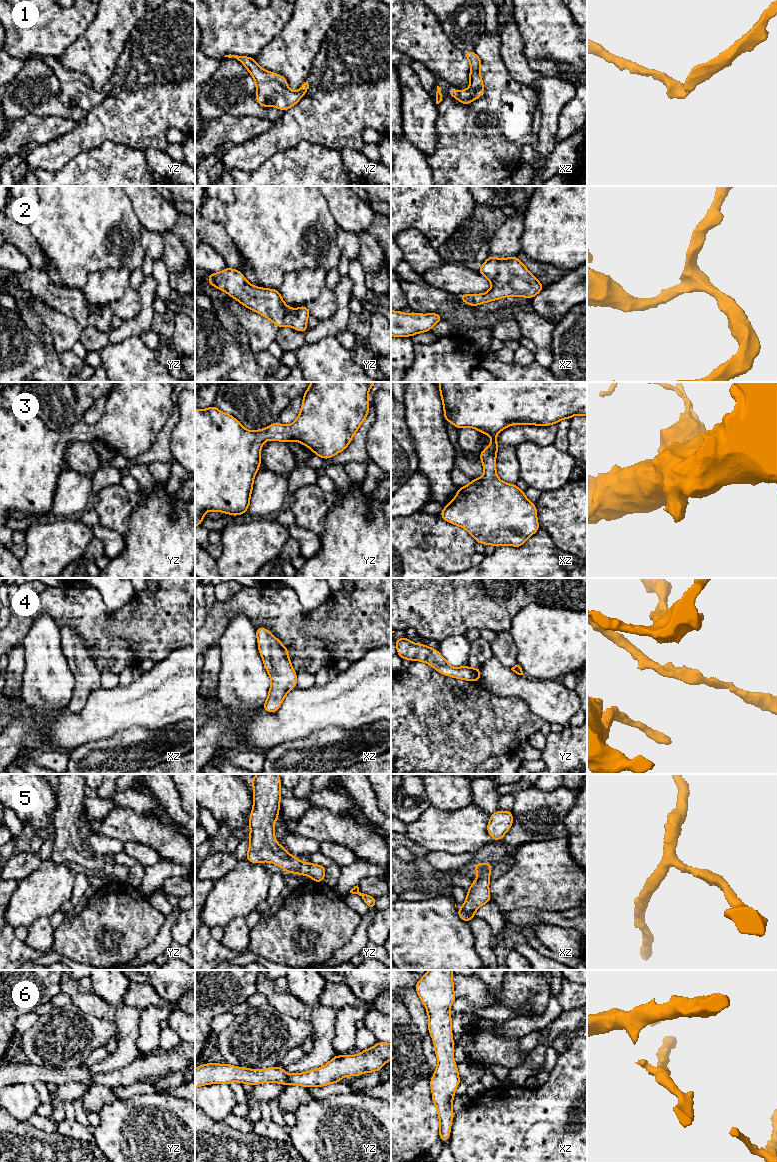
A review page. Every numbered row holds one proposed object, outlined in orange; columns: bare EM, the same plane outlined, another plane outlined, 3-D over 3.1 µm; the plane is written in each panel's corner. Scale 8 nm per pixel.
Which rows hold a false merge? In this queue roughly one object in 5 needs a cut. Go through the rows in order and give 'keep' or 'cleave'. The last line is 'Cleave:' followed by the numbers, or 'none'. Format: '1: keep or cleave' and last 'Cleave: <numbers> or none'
1: keep
2: keep
3: keep
4: keep
5: keep
6: keep
Cleave: none

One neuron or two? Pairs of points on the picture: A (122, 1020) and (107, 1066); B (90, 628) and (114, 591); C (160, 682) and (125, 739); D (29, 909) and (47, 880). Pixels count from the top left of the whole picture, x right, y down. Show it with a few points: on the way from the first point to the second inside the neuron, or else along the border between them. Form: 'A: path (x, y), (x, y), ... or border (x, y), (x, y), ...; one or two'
A: path (125, 1031), (125, 1048), (118, 1055); one
B: border (94, 588), (110, 612), (129, 604); two
C: border (156, 729), (130, 727), (111, 736); two
D: path (31, 902), (46, 887); one

